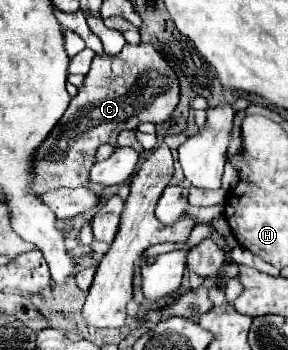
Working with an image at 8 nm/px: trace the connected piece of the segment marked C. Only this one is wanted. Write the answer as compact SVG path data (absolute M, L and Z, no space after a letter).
M126 44L116 56L96 56L80 92L70 100L62 120L42 142L34 160L34 192L80 188L96 162L96 150L108 142L116 146L118 134L142 122L162 124L170 118L180 98L180 82L164 56L152 44Z

